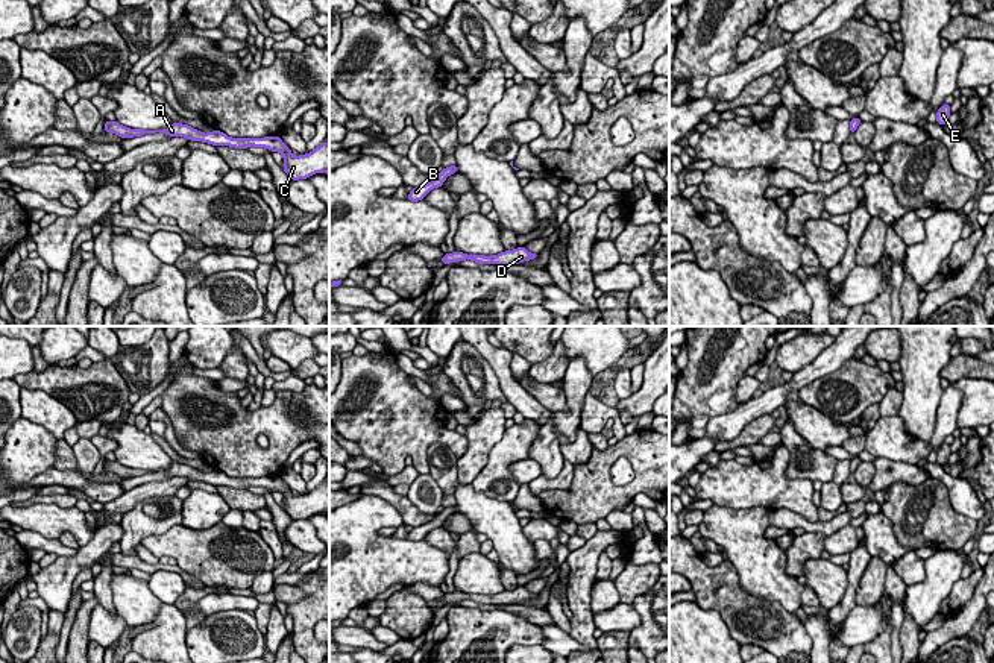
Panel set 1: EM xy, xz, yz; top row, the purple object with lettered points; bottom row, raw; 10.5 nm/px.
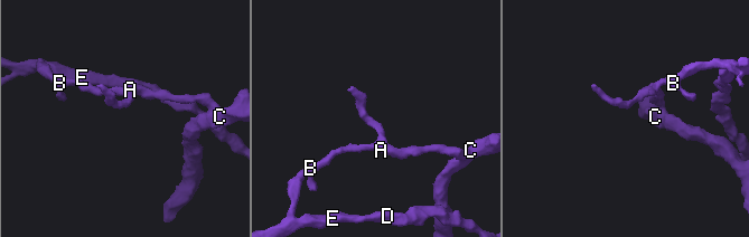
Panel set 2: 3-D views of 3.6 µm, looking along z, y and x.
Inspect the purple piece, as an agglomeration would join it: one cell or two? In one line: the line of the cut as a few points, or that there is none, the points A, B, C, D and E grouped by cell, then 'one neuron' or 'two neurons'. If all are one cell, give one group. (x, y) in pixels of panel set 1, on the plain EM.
xz (445, 507), (451, 513) | A C / B D E | two neurons

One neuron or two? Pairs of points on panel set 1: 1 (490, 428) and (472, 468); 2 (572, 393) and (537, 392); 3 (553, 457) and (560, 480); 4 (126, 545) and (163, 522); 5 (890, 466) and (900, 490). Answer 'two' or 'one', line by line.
1: one
2: two
3: two
4: one
5: two

